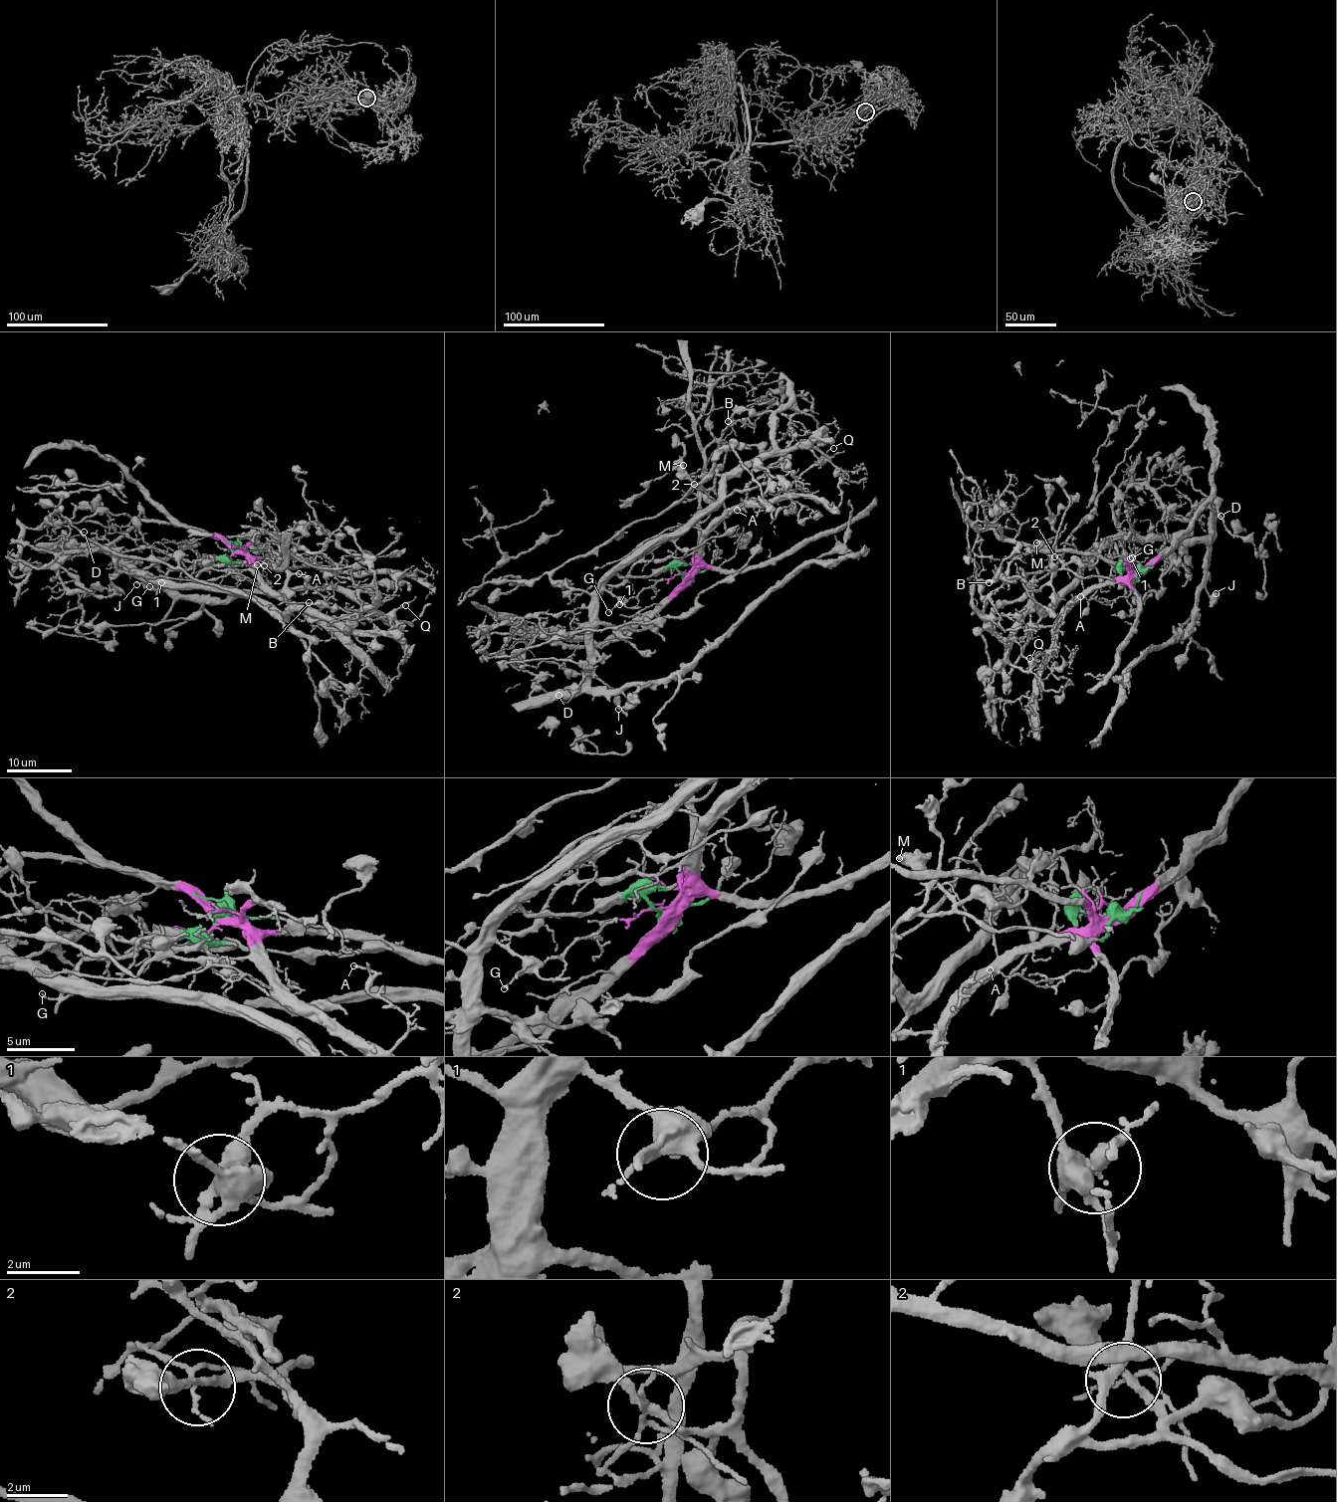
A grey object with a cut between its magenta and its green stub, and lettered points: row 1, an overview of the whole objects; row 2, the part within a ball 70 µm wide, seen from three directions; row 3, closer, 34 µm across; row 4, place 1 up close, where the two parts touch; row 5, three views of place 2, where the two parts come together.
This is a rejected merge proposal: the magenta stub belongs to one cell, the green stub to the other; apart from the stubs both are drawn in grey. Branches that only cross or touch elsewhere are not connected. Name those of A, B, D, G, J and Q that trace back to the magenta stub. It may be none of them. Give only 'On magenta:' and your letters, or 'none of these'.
On magenta: A, G

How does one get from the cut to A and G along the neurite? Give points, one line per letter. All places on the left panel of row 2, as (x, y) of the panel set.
A: (235, 549), (245, 556), (259, 580), (311, 613), (317, 612), (325, 599), (307, 586), (307, 576), (298, 573)
G: (235, 549), (228, 557), (207, 555), (187, 568), (170, 571), (156, 589), (149, 587)

